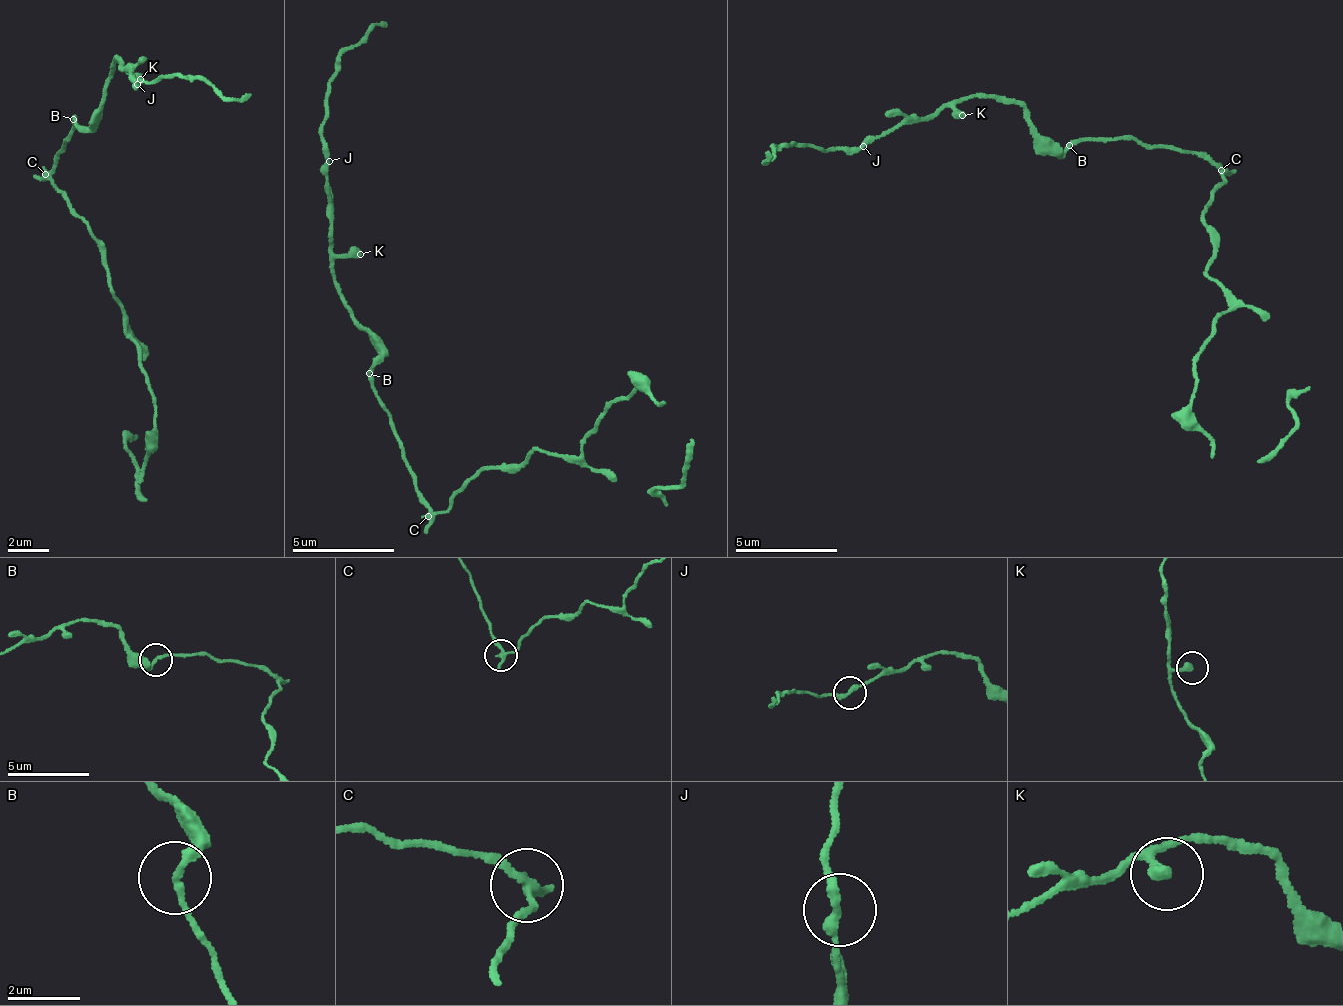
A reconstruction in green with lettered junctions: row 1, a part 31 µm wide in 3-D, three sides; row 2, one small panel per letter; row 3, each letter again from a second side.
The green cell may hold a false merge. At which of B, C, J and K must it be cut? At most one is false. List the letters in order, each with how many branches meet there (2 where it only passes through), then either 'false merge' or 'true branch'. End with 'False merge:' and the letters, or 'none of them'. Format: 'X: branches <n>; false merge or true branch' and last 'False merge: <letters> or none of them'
B: branches 2; true branch
C: branches 2; false merge
J: branches 2; true branch
K: branches 1; true branch
False merge: C

